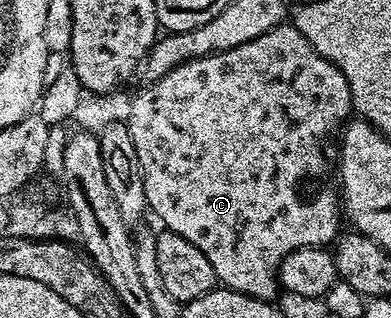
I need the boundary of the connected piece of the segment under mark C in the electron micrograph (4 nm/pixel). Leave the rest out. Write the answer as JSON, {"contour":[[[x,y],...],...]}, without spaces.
{"contour":[[[283,23],[259,38],[241,43],[231,50],[193,58],[146,87],[148,89],[143,89],[131,97],[132,111],[126,123],[129,135],[133,135],[133,147],[137,147],[137,153],[141,153],[143,157],[149,151],[157,151],[159,163],[181,163],[181,157],[187,157],[187,163],[191,163],[191,171],[187,173],[187,177],[181,177],[181,201],[183,201],[181,225],[187,225],[187,233],[183,237],[189,239],[193,247],[201,250],[205,254],[205,259],[209,259],[209,263],[213,263],[216,278],[226,288],[235,289],[250,297],[258,297],[260,301],[274,302],[275,292],[281,289],[281,270],[285,258],[298,249],[330,246],[341,233],[341,228],[339,229],[341,194],[333,180],[333,165],[329,155],[319,155],[313,151],[311,107],[301,107],[305,105],[307,99],[299,99],[295,93],[351,93],[345,75],[333,62],[321,56],[313,47],[313,43],[309,43],[309,39],[305,39],[305,35],[301,35],[301,31],[295,29],[294,24]]]}

